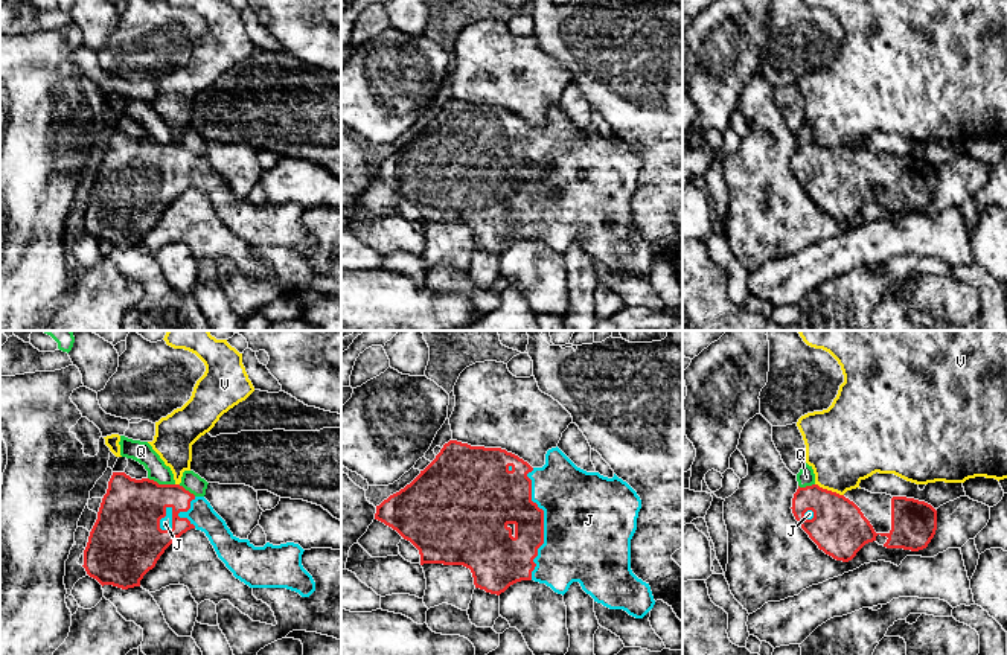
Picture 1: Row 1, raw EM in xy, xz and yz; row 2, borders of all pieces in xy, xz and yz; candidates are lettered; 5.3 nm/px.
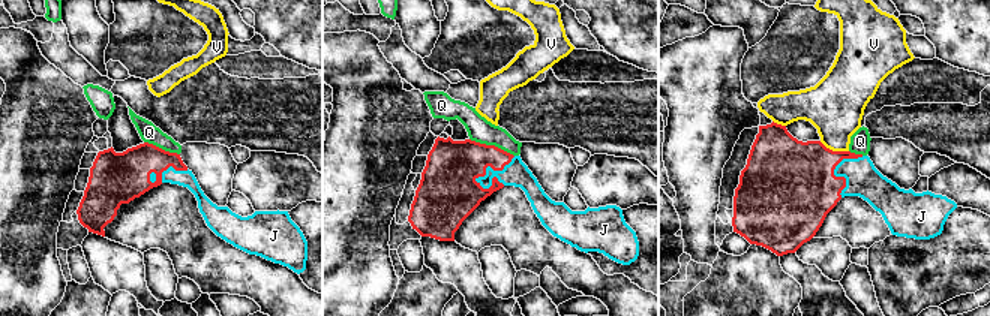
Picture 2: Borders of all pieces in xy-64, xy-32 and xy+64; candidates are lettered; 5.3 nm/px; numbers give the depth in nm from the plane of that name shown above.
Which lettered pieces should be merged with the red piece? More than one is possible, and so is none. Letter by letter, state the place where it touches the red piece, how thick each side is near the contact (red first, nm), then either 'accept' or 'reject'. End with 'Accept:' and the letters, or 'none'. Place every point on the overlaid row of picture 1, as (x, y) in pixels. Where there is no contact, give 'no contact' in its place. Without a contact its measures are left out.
J: contact xz (543, 524); calibres 280 and 480 nm; accept
Q: contact xy (162, 485); calibres 320 and 110 nm; reject
V: contact yz (829, 491); calibres 300 and 400 nm; reject
Accept: J

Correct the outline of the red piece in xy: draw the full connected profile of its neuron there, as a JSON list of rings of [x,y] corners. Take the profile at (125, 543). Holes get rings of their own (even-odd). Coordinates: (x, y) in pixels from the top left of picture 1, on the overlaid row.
[[[113,472],[108,481],[84,550],[82,567],[102,586],[113,585],[122,590],[140,586],[140,580],[155,567],[165,550],[190,529],[204,532],[218,558],[250,588],[286,588],[302,597],[309,597],[315,591],[312,576],[302,565],[305,550],[299,544],[267,542],[264,547],[254,547],[248,539],[236,538],[204,497],[195,497],[180,484],[136,480],[125,472]]]

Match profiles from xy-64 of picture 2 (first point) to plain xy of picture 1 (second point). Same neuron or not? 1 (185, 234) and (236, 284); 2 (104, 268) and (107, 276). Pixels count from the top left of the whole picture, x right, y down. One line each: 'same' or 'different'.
1: different
2: different

